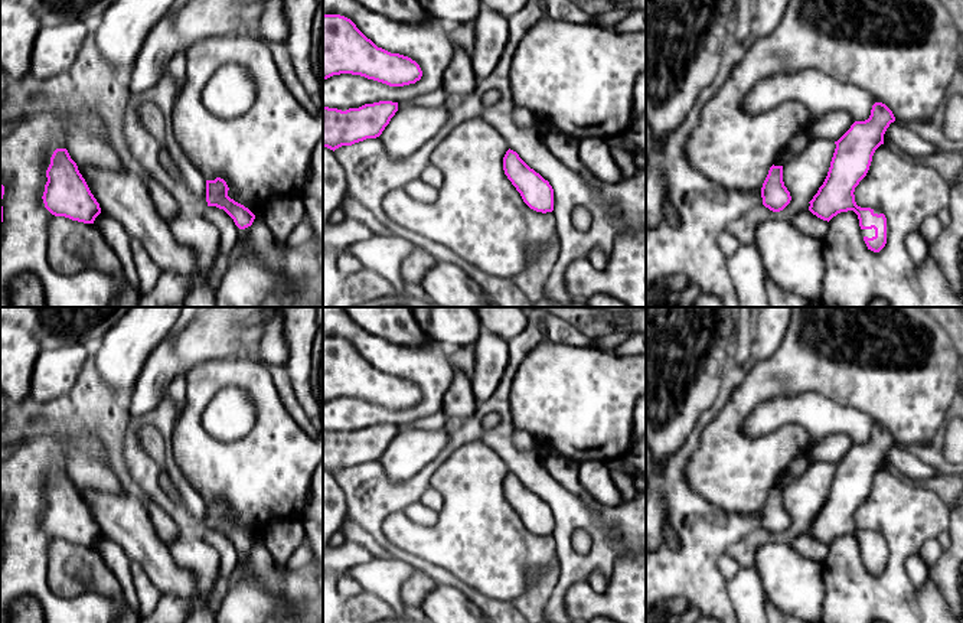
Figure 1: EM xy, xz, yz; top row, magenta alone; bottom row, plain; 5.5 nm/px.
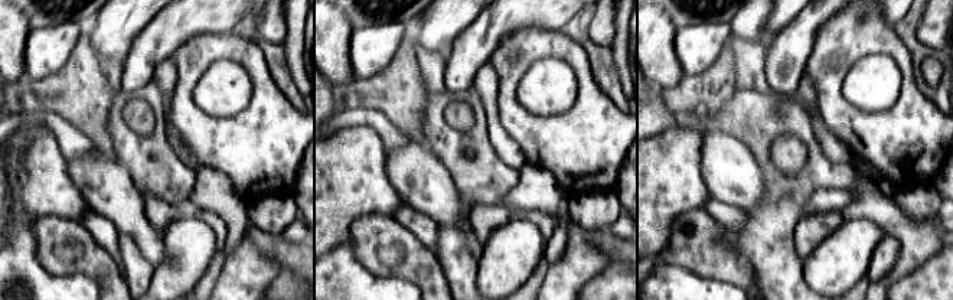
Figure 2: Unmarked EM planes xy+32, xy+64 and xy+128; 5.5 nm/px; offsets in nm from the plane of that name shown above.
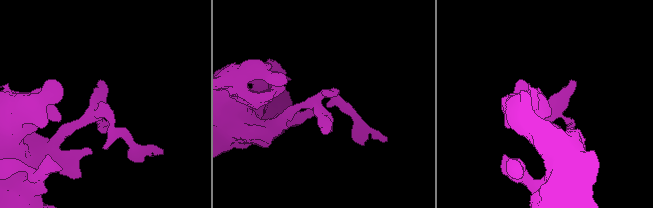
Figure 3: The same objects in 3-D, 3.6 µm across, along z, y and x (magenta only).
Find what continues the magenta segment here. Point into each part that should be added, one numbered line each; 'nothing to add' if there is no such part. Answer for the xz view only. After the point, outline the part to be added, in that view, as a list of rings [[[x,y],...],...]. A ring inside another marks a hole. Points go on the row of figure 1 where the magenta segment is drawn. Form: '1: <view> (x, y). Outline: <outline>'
nothing to add

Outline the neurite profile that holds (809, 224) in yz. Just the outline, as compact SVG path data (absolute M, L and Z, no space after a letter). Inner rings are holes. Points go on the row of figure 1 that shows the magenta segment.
M810 211L797 213L791 222L796 225L799 231L817 241L823 241L826 238L826 232L829 229L829 222L817 218Z

